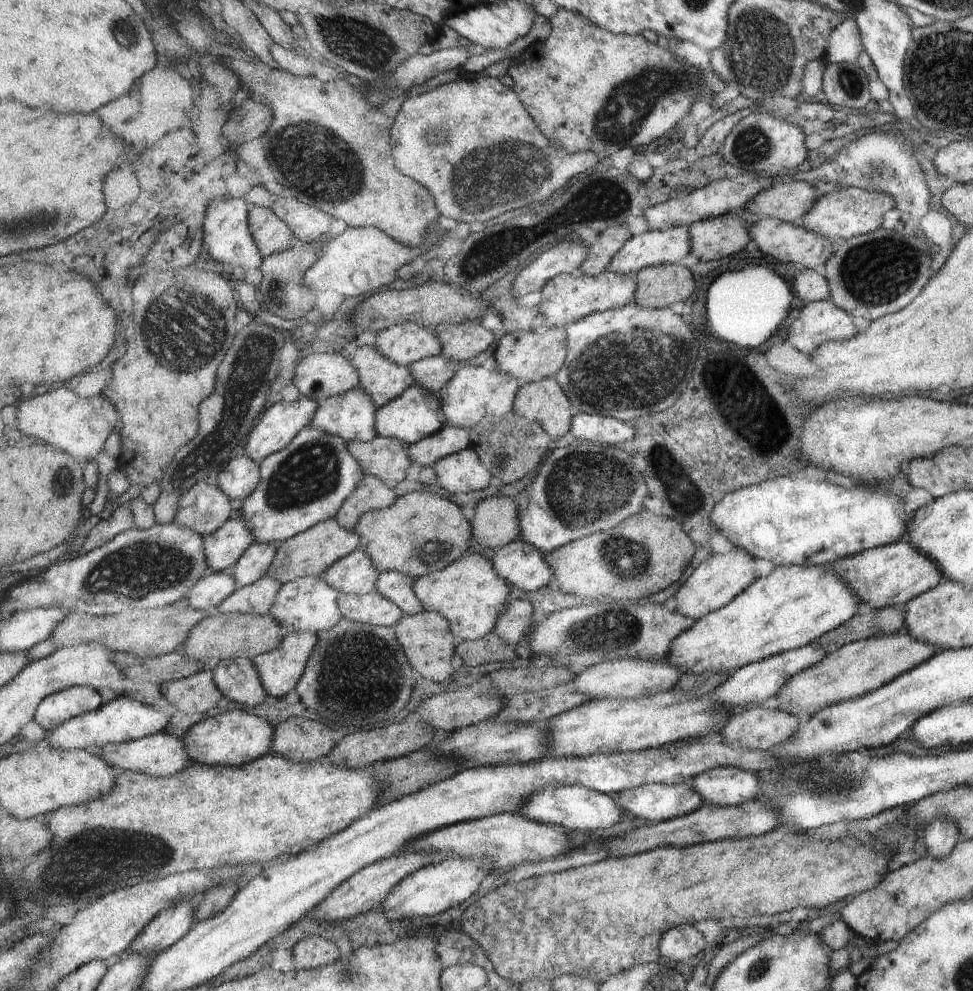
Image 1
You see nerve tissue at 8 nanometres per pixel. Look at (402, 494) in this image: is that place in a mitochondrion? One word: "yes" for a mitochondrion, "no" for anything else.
no

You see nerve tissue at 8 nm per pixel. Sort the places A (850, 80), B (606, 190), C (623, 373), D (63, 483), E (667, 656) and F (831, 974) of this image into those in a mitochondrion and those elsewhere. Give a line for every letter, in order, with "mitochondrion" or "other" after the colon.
A: mitochondrion
B: other
C: mitochondrion
D: mitochondrion
E: other
F: other

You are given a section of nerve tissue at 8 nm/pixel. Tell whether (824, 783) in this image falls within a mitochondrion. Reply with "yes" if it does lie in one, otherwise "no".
yes

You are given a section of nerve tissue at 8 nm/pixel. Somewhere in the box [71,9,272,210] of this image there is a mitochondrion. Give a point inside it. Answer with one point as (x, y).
(124, 33)

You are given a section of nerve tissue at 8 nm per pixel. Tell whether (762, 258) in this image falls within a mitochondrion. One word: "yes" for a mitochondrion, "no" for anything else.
no

